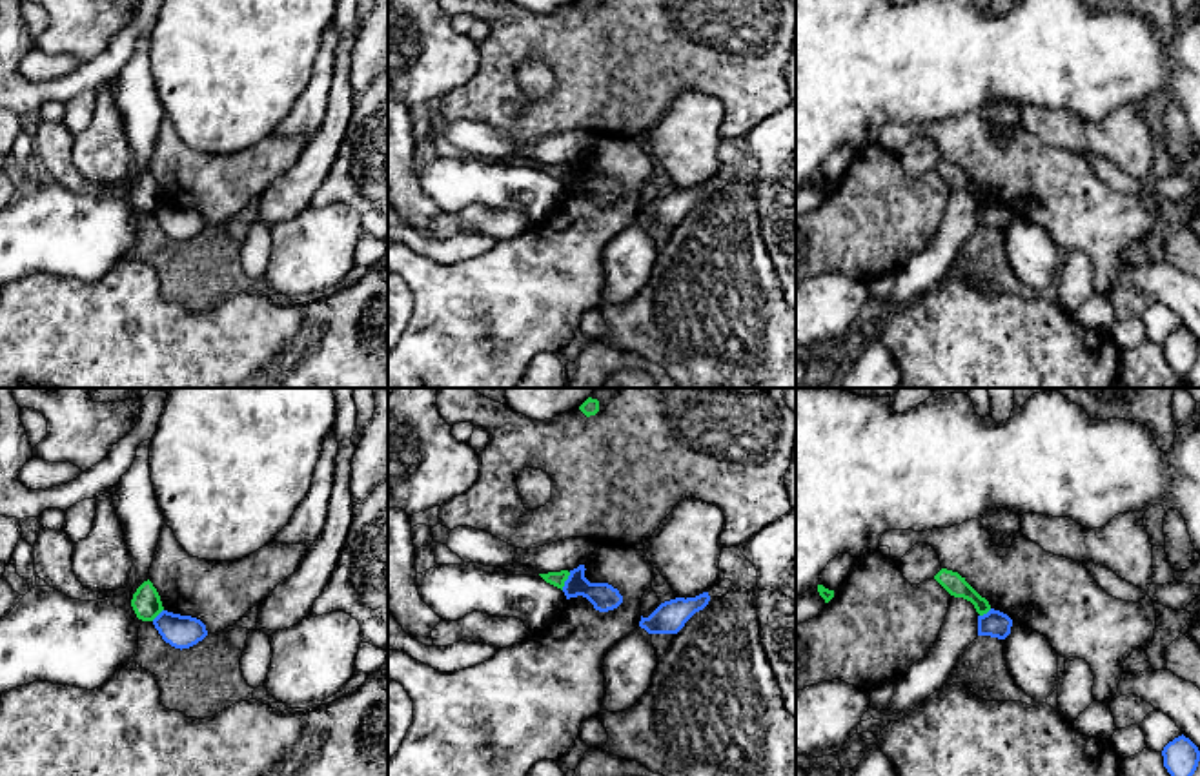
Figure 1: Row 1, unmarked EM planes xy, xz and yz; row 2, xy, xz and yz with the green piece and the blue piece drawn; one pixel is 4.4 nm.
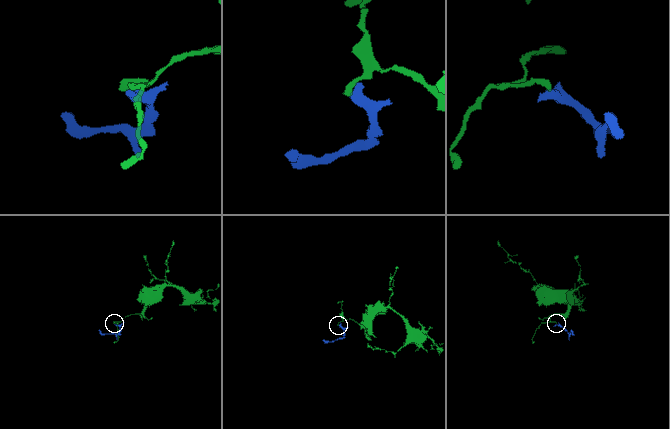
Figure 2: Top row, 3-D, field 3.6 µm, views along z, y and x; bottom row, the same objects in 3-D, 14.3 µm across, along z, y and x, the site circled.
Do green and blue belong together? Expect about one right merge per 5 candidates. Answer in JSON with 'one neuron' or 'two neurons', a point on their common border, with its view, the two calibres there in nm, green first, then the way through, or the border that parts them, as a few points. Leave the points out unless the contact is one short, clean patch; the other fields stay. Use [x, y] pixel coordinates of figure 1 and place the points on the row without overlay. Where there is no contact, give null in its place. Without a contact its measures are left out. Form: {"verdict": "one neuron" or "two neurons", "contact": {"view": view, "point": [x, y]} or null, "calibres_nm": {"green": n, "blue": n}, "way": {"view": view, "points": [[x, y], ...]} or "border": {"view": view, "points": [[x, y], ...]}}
{"verdict": "two neurons", "contact": {"view": "xz", "point": [565, 172]}, "calibres_nm": {"green": 70, "blue": 120}, "border": {"view": "xz", "points": [[570, 164], [561, 181]]}}

